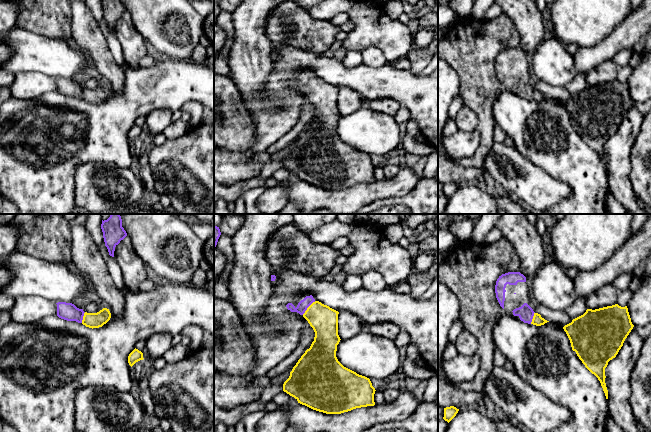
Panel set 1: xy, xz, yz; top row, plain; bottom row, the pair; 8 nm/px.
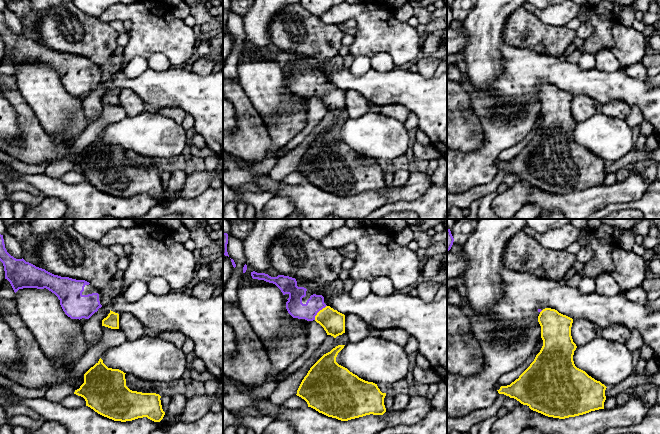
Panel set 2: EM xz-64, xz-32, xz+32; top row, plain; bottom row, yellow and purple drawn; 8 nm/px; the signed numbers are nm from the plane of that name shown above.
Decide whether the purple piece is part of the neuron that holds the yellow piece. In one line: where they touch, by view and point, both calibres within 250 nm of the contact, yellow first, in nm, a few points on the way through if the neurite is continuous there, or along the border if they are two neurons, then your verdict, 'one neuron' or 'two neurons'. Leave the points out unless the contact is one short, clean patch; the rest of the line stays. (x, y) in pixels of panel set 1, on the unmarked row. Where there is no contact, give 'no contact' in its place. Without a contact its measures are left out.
xz (308, 83) | 220/90 nm | across xz (324, 96), (308, 83), (302, 82) | one neuron

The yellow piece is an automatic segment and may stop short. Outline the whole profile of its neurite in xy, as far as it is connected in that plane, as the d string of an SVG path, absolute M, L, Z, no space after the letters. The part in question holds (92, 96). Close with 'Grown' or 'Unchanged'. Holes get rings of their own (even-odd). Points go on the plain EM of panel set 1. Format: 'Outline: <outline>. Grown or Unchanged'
Outline: M58 78L56 80L56 93L67 97L76 97L92 105L102 103L111 94L111 89L107 84L103 84L97 89L87 89L84 88L83 85L77 84L75 78Z. Grown

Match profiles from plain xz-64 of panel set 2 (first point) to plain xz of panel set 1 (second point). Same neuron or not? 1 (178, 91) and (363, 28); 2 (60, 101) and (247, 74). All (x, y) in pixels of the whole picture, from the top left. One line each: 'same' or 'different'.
1: different
2: same

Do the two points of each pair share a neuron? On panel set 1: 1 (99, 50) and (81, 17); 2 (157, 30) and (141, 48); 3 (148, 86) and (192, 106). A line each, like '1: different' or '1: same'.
1: same
2: different
3: different

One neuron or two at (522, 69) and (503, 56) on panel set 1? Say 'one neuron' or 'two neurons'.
one neuron

